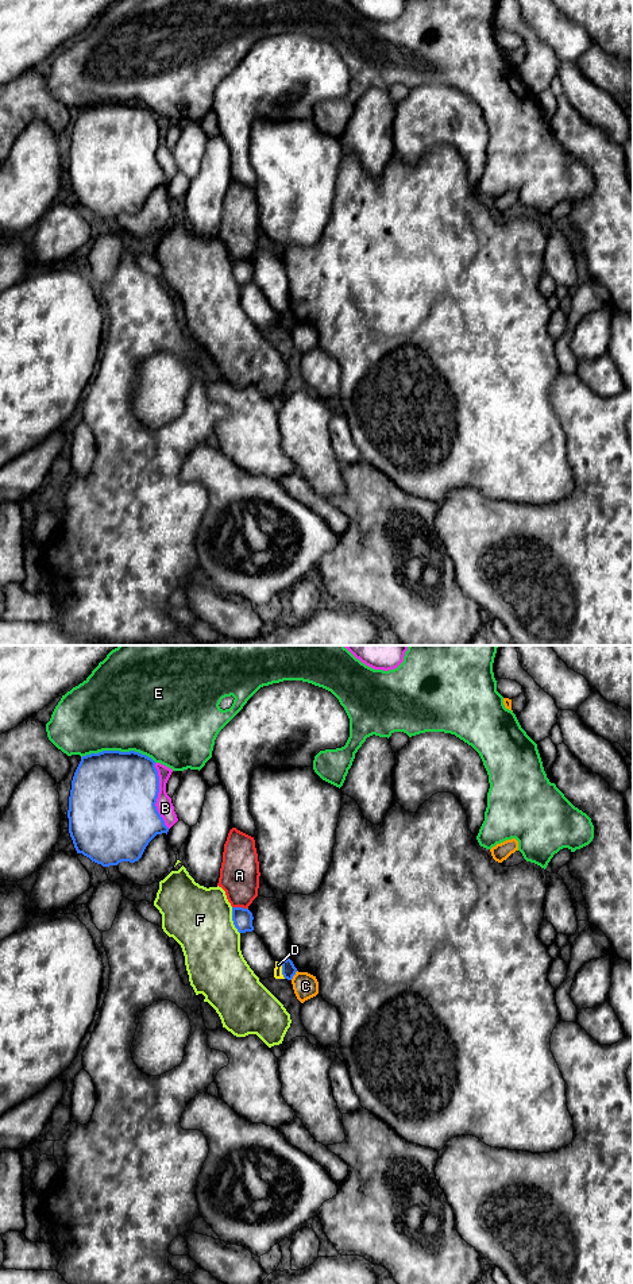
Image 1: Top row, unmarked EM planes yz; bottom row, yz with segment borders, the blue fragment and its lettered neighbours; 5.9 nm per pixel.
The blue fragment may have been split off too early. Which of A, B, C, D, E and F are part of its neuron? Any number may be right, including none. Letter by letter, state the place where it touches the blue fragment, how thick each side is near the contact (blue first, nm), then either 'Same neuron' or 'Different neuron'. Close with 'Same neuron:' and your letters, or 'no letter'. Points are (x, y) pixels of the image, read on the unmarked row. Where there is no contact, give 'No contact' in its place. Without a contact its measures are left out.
A: Touches blue at yz (240, 259). Thickness 120 nm (blue) against 240 nm. Different neuron
B: Touches blue at yz (157, 147). Thickness 500 nm (blue) against 100 nm. Different neuron
C: Touches blue at yz (294, 326). Thickness 80 nm (blue) against 150 nm. Different neuron
D: Touches blue at yz (282, 322). Thickness 80 nm (blue) against 50 nm. Different neuron
E: Touches blue at yz (119, 103). Thickness 500 nm (blue) against 500 nm. Different neuron
F: Touches blue at yz (232, 272). Thickness 120 nm (blue) against 380 nm. Different neuron
Same neuron: no letter

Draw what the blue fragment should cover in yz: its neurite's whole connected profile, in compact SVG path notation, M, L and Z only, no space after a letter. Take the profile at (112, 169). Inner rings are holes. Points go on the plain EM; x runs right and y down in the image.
M103 103L82 108L72 132L67 162L69 185L77 205L82 205L103 219L138 213L157 186L169 184L155 158L158 144L159 128L155 113L146 107L135 103Z

